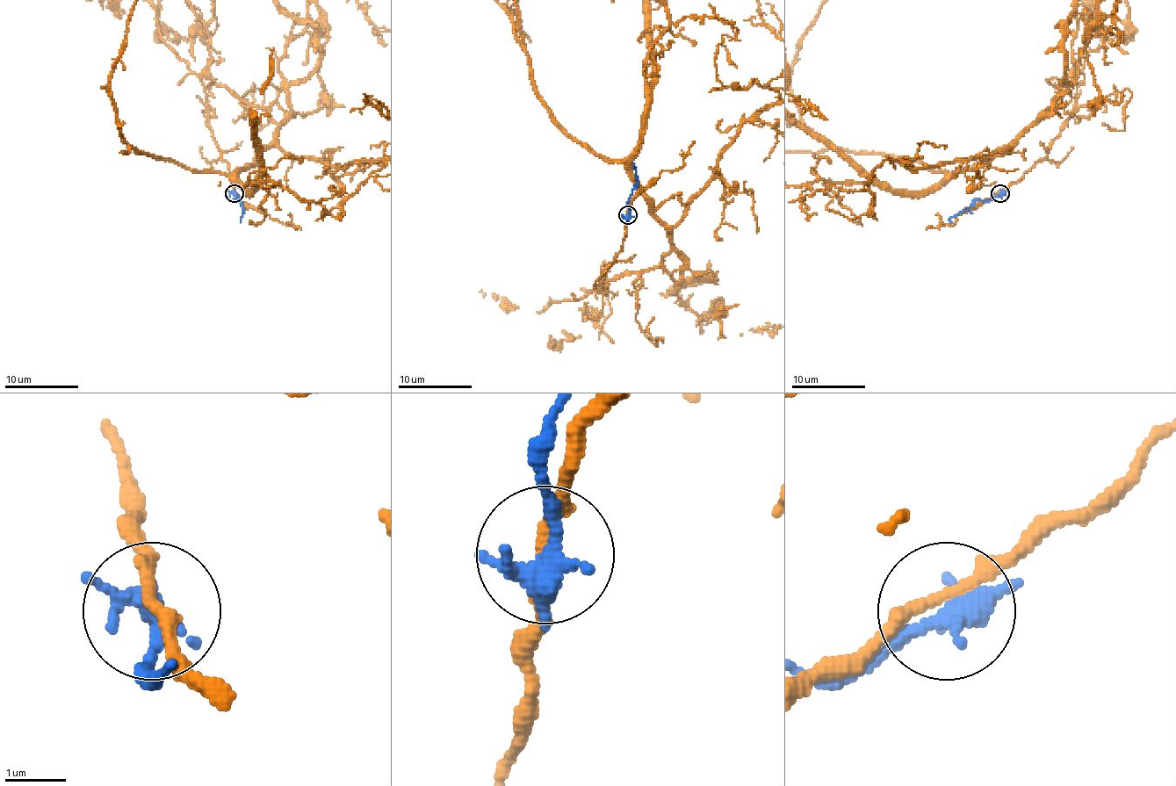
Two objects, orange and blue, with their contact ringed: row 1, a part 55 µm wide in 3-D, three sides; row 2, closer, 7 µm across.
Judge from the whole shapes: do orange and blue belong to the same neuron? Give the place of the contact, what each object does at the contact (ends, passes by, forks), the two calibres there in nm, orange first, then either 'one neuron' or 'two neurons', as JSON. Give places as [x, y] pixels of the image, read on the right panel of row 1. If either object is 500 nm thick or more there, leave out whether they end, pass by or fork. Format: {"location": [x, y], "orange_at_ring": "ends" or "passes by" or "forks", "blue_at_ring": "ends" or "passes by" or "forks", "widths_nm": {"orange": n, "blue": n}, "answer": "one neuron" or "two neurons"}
{"location": [1000, 193], "orange_at_ring": "passes by", "blue_at_ring": "passes by", "widths_nm": {"orange": 200, "blue": 360}, "answer": "two neurons"}

